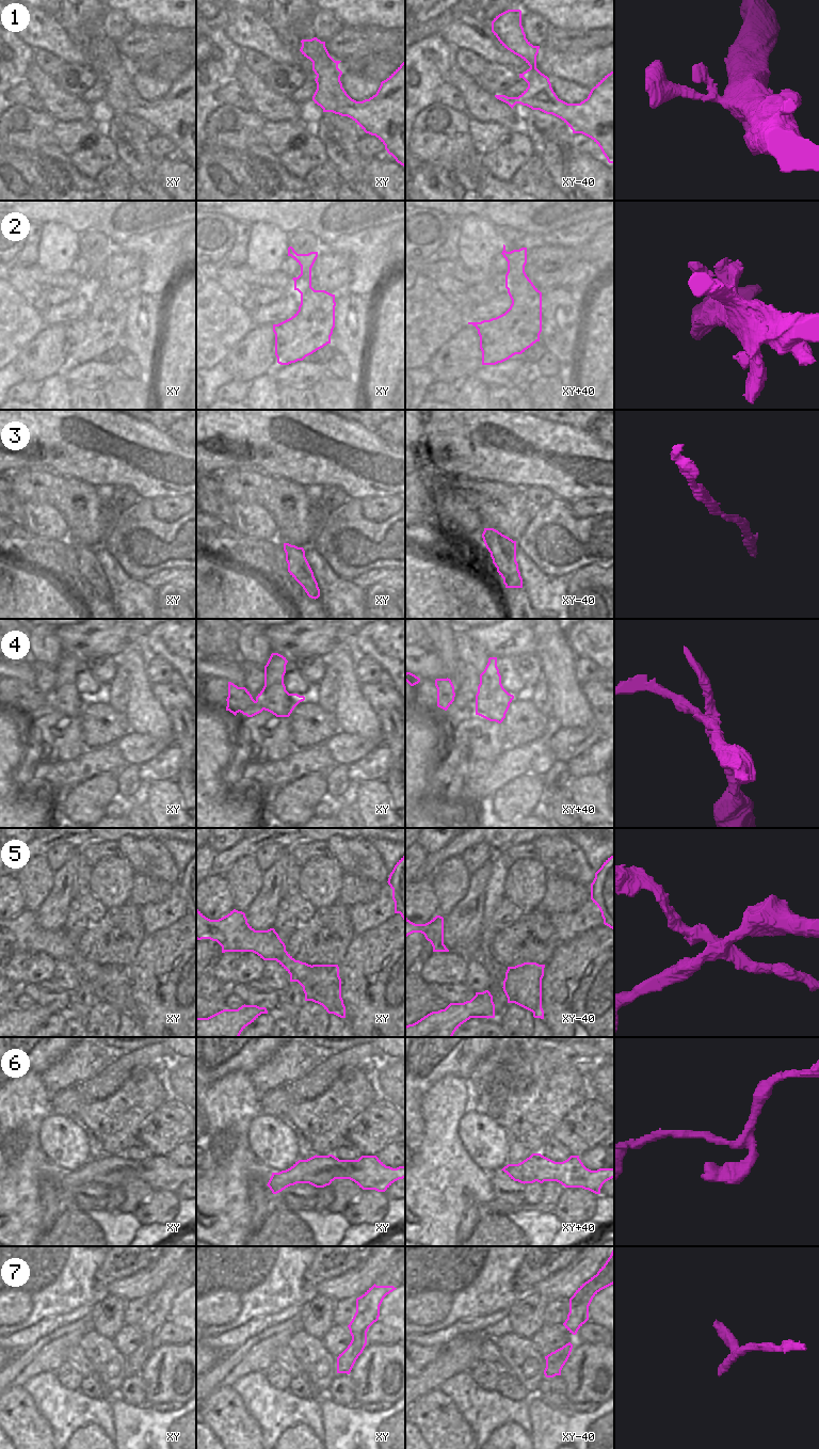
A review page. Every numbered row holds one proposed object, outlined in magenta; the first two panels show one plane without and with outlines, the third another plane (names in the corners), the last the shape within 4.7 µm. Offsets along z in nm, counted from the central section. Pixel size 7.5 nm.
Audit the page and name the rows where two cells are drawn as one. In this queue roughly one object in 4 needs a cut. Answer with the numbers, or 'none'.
4, 5, 7

